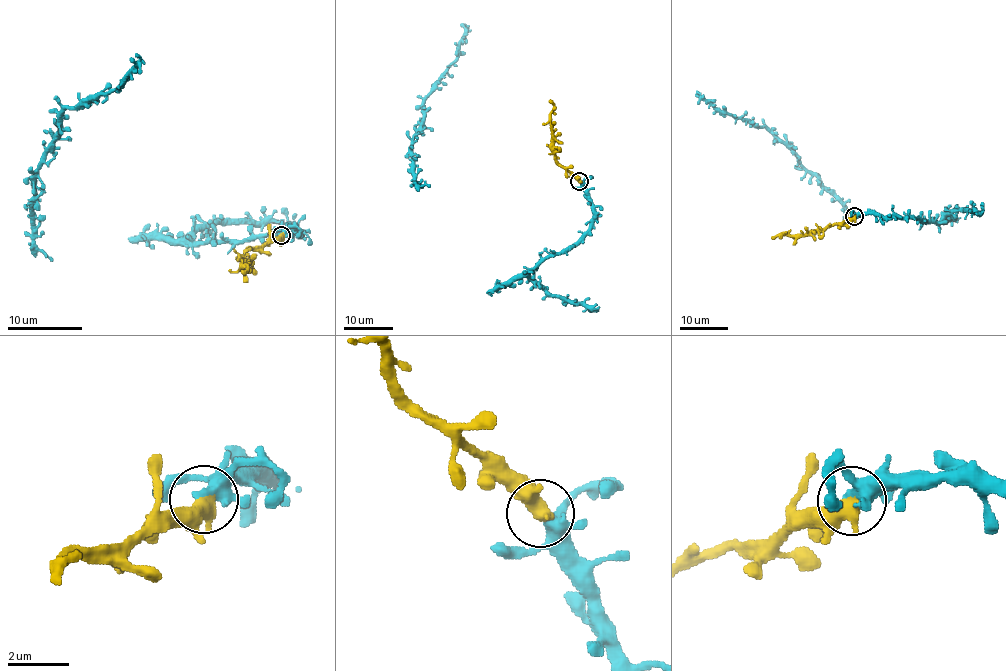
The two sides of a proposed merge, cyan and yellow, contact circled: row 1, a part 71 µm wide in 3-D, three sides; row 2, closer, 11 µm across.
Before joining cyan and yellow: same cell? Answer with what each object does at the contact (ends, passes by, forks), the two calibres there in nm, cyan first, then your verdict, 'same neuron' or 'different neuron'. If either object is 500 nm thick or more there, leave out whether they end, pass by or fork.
260/600 nm | same neuron

